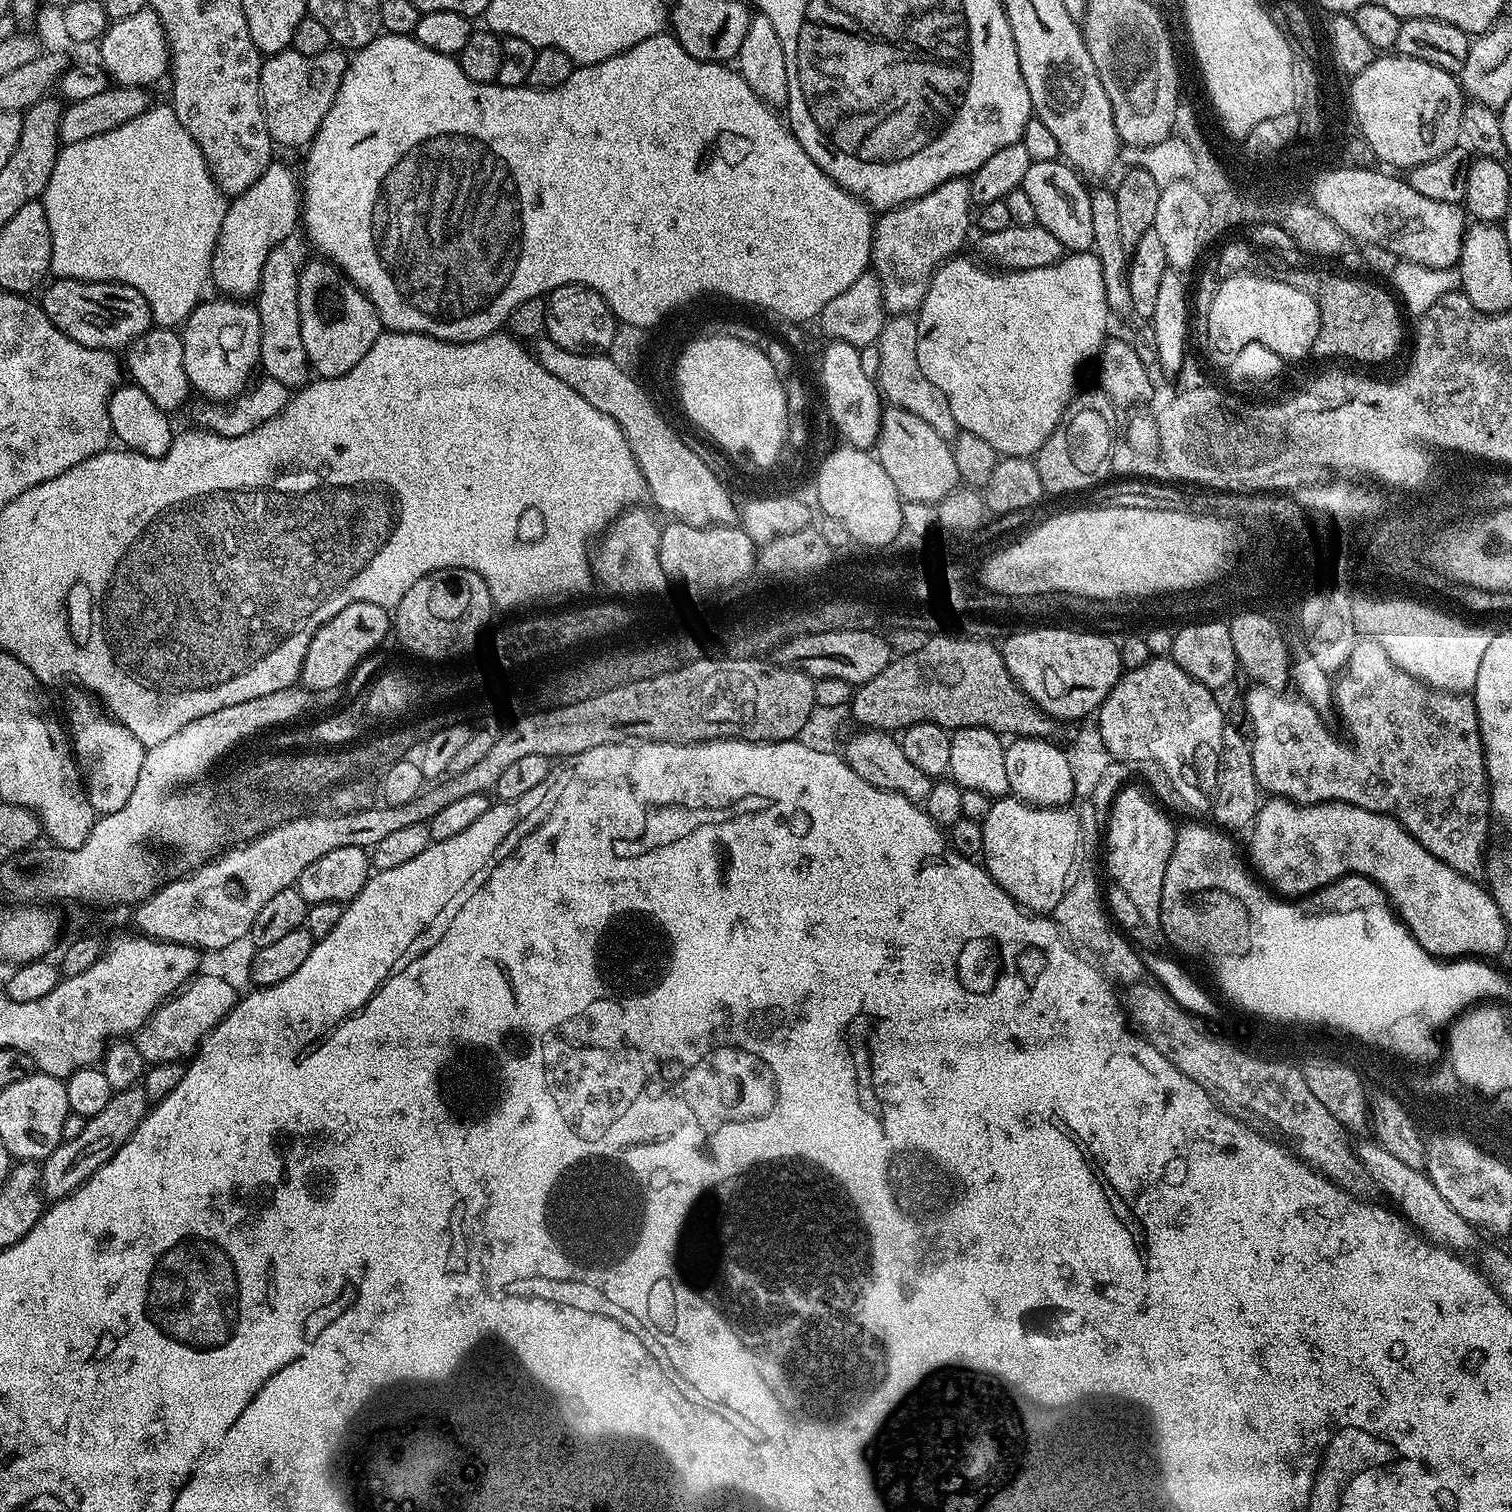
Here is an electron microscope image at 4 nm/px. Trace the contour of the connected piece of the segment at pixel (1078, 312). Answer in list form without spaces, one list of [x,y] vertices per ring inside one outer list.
[[[1074,252],[1065,255],[1057,264],[1051,264],[1045,268],[1035,268],[1025,272],[1004,270],[999,274],[987,267],[979,268],[968,260],[960,259],[945,260],[939,270],[932,275],[932,280],[940,280],[940,288],[936,288],[935,282],[930,282],[930,290],[926,290],[926,296],[932,296],[932,300],[921,302],[914,316],[918,326],[918,362],[922,366],[922,374],[926,374],[926,378],[930,378],[930,382],[934,382],[934,386],[938,386],[938,390],[946,394],[946,399],[950,401],[950,411],[954,414],[954,422],[960,432],[978,434],[978,438],[990,442],[990,446],[994,446],[994,450],[1001,457],[1035,457],[1038,449],[1046,442],[1046,438],[1050,438],[1050,434],[1064,419],[1072,397],[1077,395],[1076,375],[1079,374],[1080,367],[1091,356],[1092,359],[1099,357],[1100,348],[1109,335],[1110,313],[1106,302],[1106,286],[1102,282],[1100,259],[1092,252]]]

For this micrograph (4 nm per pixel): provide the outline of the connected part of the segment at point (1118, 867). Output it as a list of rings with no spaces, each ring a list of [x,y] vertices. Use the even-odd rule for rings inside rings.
[[[1125,786],[1120,789],[1120,792],[1116,796],[1116,800],[1112,804],[1111,812],[1108,815],[1108,821],[1106,823],[1106,852],[1108,848],[1108,872],[1111,879],[1118,885],[1122,886],[1130,896],[1131,901],[1135,903],[1135,907],[1140,914],[1142,914],[1142,922],[1151,927],[1153,930],[1160,927],[1160,903],[1162,902],[1162,878],[1166,878],[1166,866],[1170,862],[1172,857],[1172,851],[1176,845],[1176,833],[1178,831],[1177,825],[1172,825],[1172,820],[1143,792],[1140,788],[1132,788],[1132,786]]]

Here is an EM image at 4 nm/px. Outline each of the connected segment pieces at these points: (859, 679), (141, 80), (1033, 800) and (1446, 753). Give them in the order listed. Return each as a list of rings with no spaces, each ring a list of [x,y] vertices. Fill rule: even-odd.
[[[834,630],[826,634],[806,634],[780,645],[774,660],[784,668],[797,668],[816,680],[842,678],[842,682],[859,686],[882,674],[894,659],[889,641],[885,637],[883,640],[878,633],[876,630]]]
[[[150,6],[138,10],[131,18],[109,23],[108,31],[98,41],[98,63],[117,85],[126,88],[148,88],[170,72],[168,39],[158,14]]]
[[[1021,736],[1011,743],[1004,749],[1009,793],[1038,808],[1062,808],[1071,805],[1076,790],[1068,752],[1052,744],[1056,742],[1051,739],[1039,736]]]
[[[1375,638],[1357,639],[1352,659],[1348,661],[1343,671],[1334,680],[1335,707],[1338,709],[1338,716],[1340,712],[1341,718],[1344,719],[1344,728],[1348,731],[1352,744],[1339,740],[1324,725],[1327,724],[1325,717],[1319,716],[1313,706],[1308,705],[1299,695],[1291,694],[1292,696],[1287,696],[1287,691],[1268,687],[1252,686],[1250,688],[1252,689],[1244,696],[1244,712],[1248,715],[1249,726],[1252,727],[1250,743],[1252,745],[1252,757],[1254,758],[1254,778],[1261,793],[1272,798],[1287,798],[1295,802],[1295,804],[1328,804],[1333,800],[1343,804],[1353,804],[1362,810],[1380,812],[1383,816],[1392,816],[1415,840],[1422,842],[1422,846],[1426,846],[1426,850],[1430,850],[1436,858],[1446,862],[1446,866],[1458,870],[1458,874],[1476,878],[1479,877],[1479,872],[1481,875],[1485,871],[1486,853],[1490,848],[1490,843],[1488,844],[1488,827],[1491,829],[1494,821],[1480,723],[1476,713],[1476,702],[1471,695],[1444,692],[1441,688],[1431,688],[1429,684],[1423,684],[1418,678],[1406,674],[1406,670],[1402,670],[1392,661],[1390,654]]]

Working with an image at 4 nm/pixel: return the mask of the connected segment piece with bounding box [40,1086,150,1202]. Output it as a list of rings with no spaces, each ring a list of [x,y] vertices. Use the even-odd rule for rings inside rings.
[[[143,1087],[127,1088],[113,1092],[110,1102],[98,1114],[87,1117],[78,1138],[65,1140],[42,1162],[40,1187],[49,1201],[55,1202],[83,1186],[98,1169],[138,1130],[150,1107]]]

